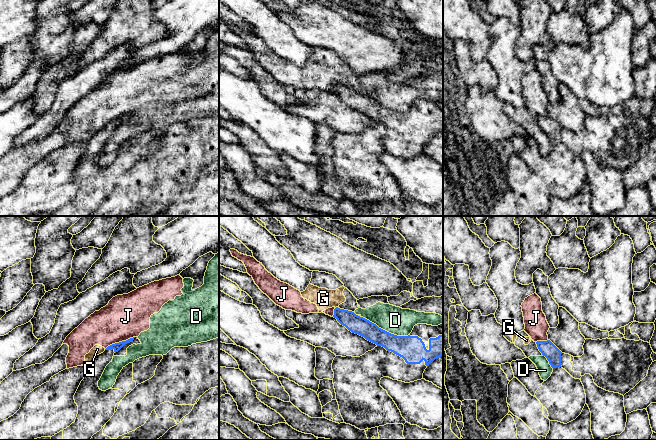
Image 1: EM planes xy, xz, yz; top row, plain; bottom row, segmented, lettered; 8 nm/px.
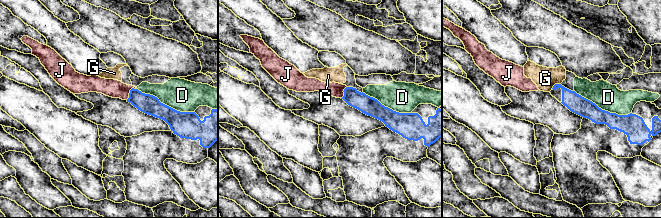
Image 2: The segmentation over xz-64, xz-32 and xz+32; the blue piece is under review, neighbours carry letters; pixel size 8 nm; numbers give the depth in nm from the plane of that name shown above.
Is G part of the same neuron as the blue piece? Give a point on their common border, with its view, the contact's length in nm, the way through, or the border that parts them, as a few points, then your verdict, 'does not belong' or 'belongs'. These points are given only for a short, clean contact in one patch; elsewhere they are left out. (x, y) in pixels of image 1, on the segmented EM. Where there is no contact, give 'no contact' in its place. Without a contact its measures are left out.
contact xz (336, 307); length 30 nm; border xz (337, 306), (335, 308); does not belong

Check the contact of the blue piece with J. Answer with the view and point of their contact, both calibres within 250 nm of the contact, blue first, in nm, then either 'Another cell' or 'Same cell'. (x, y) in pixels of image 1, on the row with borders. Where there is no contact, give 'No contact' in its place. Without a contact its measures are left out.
Touches blue at xy (119, 342). Thickness 60 nm (blue) against 360 nm. Another cell

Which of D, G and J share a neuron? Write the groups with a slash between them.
D G J

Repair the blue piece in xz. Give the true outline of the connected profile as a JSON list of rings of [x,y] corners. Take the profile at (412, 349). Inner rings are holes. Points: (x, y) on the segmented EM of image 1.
[[[336,307],[333,317],[352,333],[402,357],[407,364],[420,364],[424,360],[428,367],[431,362],[443,355],[443,335],[430,338],[427,350],[418,336],[391,334],[352,311]]]

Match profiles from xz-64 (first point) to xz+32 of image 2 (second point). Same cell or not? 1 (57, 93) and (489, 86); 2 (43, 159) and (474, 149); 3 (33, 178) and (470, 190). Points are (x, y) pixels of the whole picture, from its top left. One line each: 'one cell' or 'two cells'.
1: one cell
2: one cell
3: one cell

